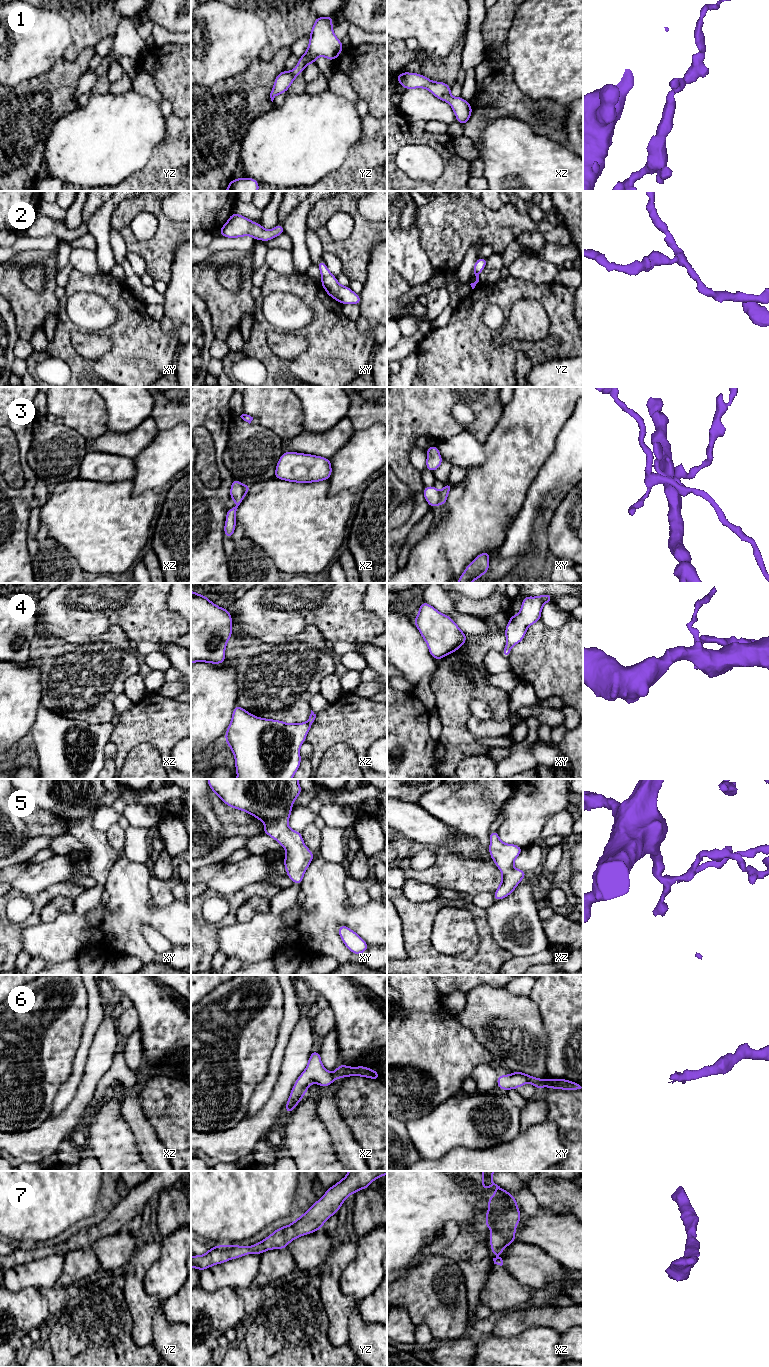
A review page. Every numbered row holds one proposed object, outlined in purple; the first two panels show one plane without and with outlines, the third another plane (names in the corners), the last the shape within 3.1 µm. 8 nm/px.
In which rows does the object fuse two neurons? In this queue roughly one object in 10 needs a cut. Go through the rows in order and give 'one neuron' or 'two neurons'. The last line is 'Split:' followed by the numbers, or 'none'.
1: one neuron
2: one neuron
3: two neurons
4: one neuron
5: one neuron
6: one neuron
7: one neuron
Split: 3

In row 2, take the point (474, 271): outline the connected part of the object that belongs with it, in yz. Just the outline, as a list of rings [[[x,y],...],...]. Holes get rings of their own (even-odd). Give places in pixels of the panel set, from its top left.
[[[479,257],[477,259],[477,261],[473,267],[473,271],[472,271],[472,274],[474,274],[476,276],[476,281],[474,283],[470,284],[472,289],[474,289],[476,284],[479,282],[479,274],[486,267],[487,259],[488,258],[482,258],[482,257]]]

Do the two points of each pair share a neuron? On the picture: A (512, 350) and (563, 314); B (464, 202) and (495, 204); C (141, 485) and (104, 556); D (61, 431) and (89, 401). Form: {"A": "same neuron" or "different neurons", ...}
{"A": "same neuron", "B": "different neurons", "C": "different neurons", "D": "different neurons"}

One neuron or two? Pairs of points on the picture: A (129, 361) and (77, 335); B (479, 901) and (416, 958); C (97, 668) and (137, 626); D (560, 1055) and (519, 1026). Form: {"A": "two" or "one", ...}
{"A": "two", "B": "two", "C": "two", "D": "two"}

